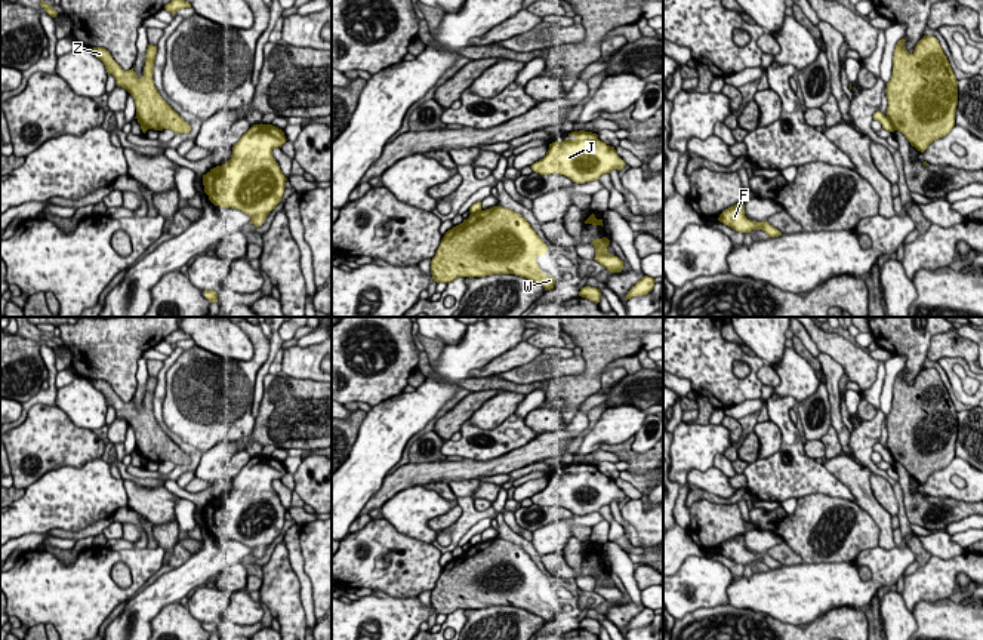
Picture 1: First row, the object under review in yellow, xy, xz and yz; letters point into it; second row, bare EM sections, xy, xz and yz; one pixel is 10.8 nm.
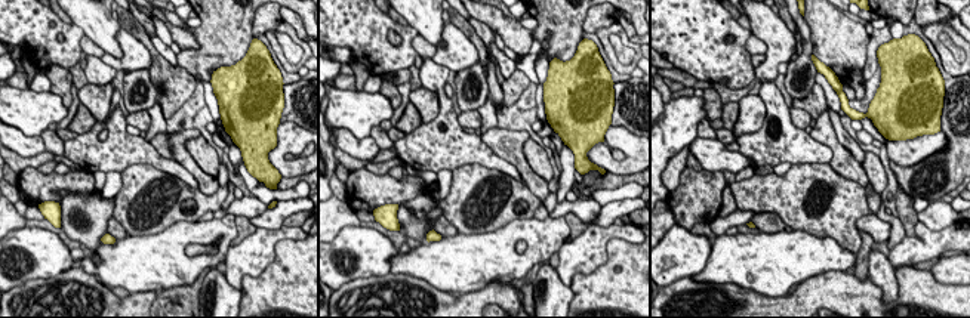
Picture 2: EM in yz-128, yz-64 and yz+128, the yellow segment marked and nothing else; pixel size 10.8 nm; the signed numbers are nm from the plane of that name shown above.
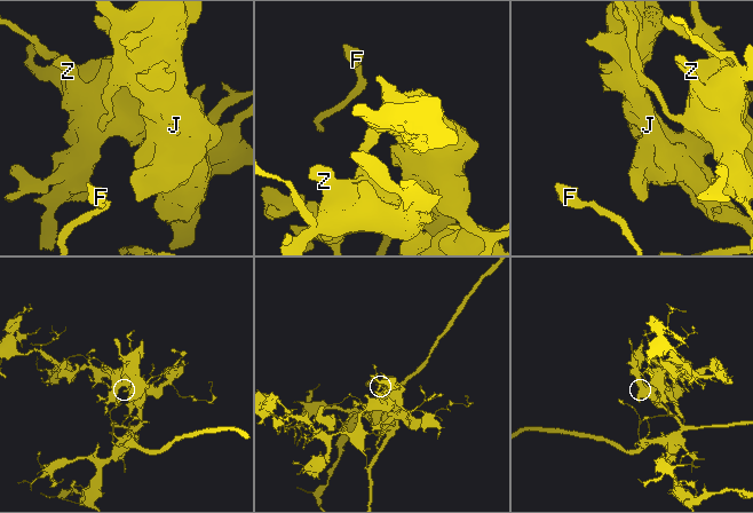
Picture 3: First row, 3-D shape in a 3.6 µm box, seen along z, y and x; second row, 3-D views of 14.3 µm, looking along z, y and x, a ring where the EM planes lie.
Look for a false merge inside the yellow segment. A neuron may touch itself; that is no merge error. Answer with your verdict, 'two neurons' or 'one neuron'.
two neurons

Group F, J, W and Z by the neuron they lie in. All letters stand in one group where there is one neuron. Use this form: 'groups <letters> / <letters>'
groups F J / W Z

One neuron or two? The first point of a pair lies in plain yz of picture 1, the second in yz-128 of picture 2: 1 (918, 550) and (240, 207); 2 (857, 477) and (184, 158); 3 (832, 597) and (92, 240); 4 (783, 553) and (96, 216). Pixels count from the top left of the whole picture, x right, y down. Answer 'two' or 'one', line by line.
1: two
2: one
3: two
4: two

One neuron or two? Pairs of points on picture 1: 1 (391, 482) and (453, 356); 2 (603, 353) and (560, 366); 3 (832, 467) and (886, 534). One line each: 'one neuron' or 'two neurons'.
1: two neurons
2: two neurons
3: one neuron

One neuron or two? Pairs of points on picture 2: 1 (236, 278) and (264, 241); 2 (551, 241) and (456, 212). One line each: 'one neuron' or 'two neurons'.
1: one neuron
2: two neurons

